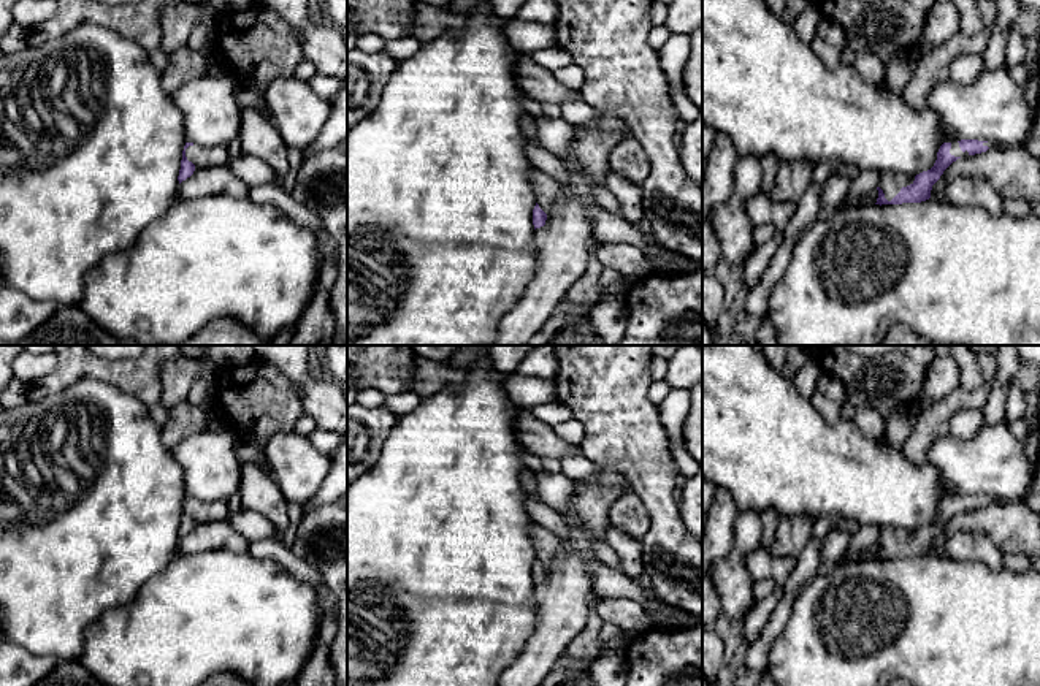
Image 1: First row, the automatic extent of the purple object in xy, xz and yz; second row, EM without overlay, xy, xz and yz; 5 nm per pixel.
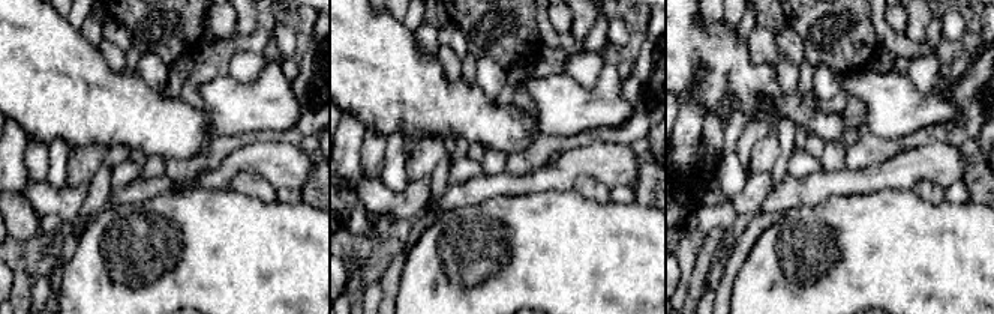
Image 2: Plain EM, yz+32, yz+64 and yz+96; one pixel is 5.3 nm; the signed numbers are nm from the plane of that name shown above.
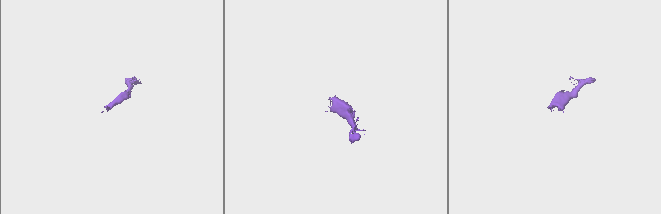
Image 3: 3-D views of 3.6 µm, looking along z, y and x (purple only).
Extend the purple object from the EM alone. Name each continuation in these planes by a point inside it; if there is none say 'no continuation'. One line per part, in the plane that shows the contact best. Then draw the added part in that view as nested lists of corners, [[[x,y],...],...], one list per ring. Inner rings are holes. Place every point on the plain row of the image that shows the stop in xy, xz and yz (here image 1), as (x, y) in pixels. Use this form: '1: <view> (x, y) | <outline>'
1: yz (891, 537) | [[[888,526],[881,529],[878,542],[883,545],[885,553],[891,556],[900,547],[902,542],[913,539],[913,535],[915,532],[912,531]]]

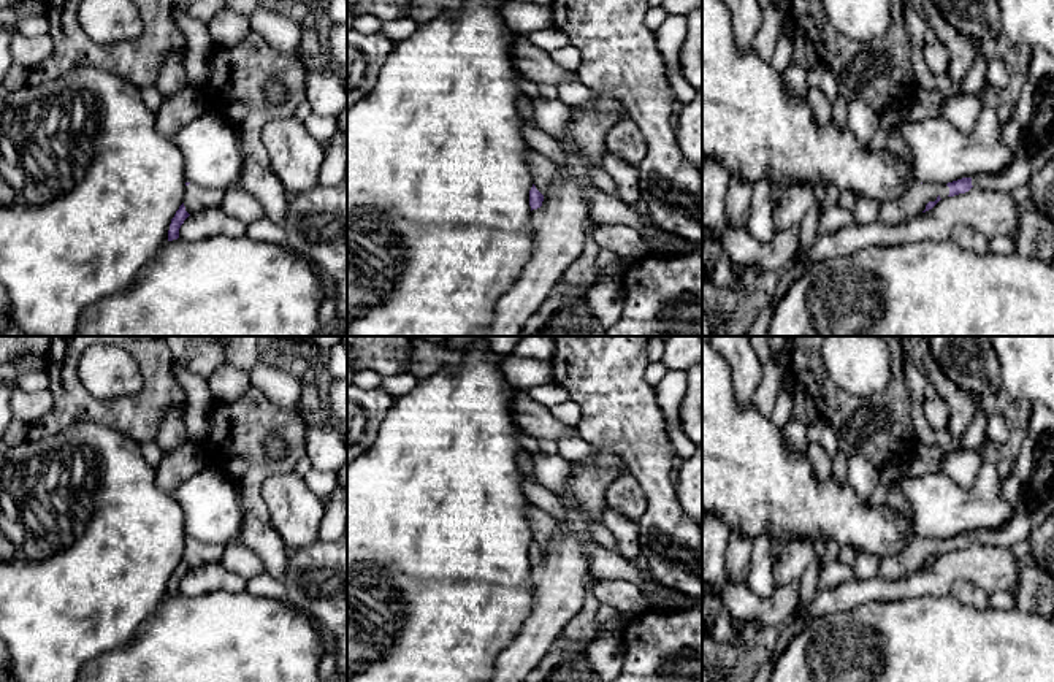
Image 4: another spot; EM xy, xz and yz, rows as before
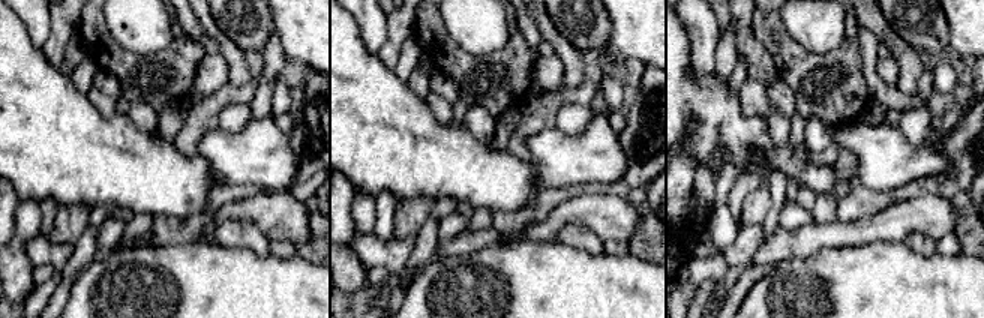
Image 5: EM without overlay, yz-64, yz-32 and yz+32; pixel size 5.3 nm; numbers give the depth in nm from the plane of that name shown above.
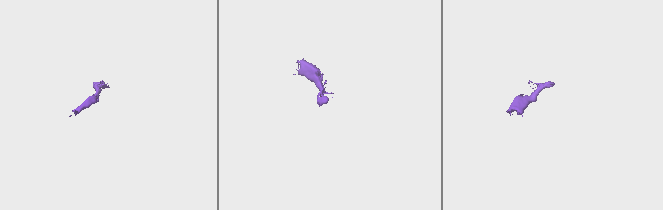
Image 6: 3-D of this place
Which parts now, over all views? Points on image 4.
1: yz (916, 551) | [[[908,536],[900,554],[884,557],[880,561],[876,576],[888,580],[907,577],[922,569],[929,557],[935,557],[938,552],[943,555],[948,550],[949,542],[946,539],[921,539]]]

